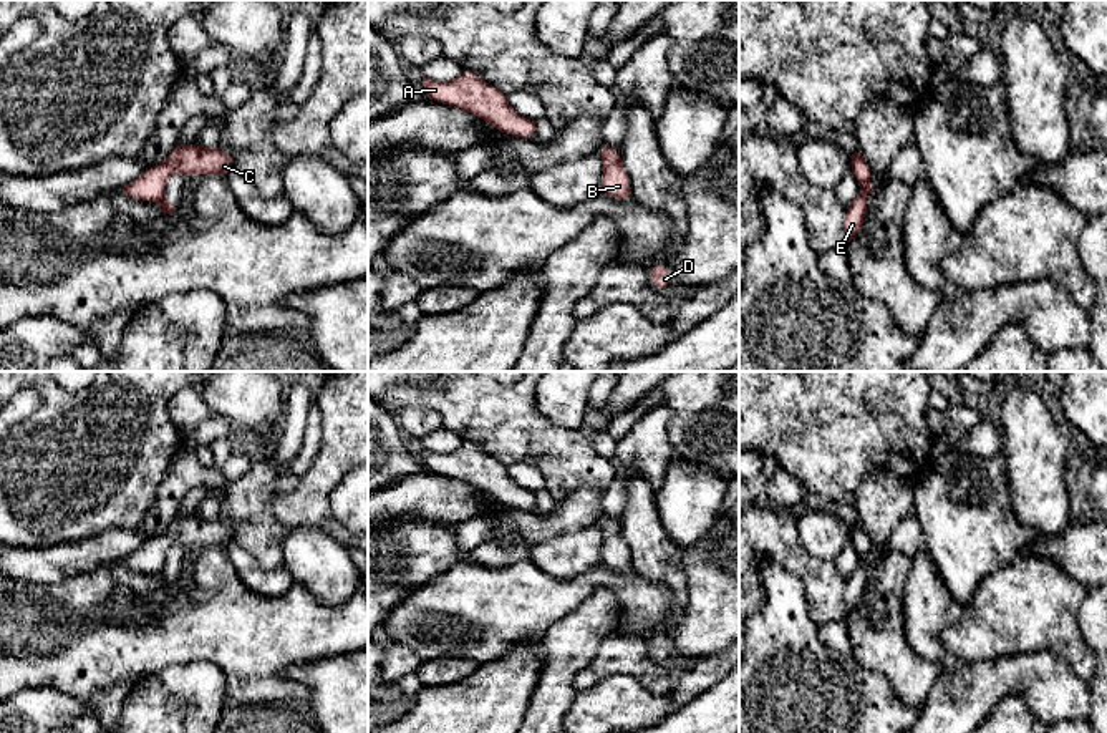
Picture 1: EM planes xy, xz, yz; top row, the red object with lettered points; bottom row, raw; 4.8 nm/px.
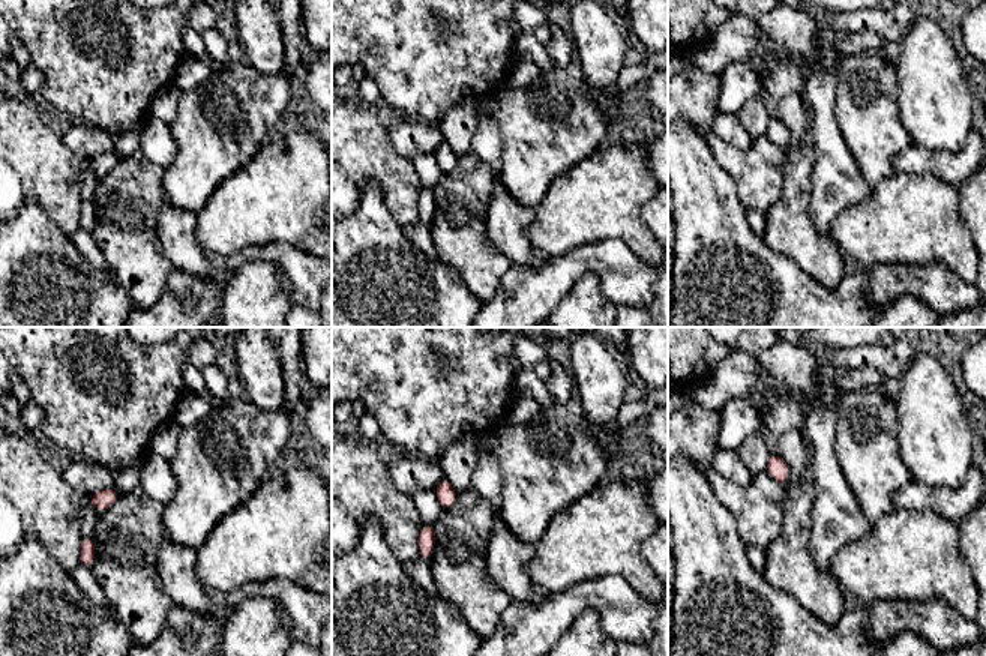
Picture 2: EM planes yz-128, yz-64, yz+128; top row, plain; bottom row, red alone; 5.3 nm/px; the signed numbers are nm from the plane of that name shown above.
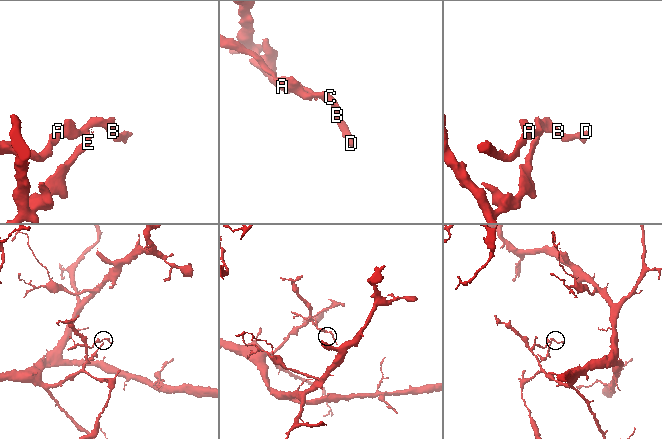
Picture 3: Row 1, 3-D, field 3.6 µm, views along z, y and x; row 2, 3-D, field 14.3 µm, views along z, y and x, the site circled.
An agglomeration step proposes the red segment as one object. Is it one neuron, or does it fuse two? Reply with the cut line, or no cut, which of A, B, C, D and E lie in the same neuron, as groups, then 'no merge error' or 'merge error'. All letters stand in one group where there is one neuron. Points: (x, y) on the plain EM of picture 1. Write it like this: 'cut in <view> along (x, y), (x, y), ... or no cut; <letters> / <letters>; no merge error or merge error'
cut in xy along (163, 569), (158, 572); A B C D / E; merge error

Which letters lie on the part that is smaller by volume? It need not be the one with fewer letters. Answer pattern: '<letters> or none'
A, B, C, D

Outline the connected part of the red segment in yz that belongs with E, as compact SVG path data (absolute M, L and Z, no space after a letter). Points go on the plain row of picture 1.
M858 562L855 572L847 579L844 590L845 615L850 614L863 599L863 587L868 580L870 572L865 570L863 562Z

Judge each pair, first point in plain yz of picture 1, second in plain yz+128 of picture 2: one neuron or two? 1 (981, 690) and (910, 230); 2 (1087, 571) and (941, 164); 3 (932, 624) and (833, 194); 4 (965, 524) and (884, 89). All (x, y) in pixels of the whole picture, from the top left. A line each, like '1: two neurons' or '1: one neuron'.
1: two neurons
2: one neuron
3: one neuron
4: one neuron

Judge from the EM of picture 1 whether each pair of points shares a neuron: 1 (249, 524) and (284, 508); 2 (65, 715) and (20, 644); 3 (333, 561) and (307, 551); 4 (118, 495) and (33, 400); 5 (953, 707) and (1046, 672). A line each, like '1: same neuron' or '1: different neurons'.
1: different neurons
2: different neurons
3: same neuron
4: different neurons
5: same neuron

